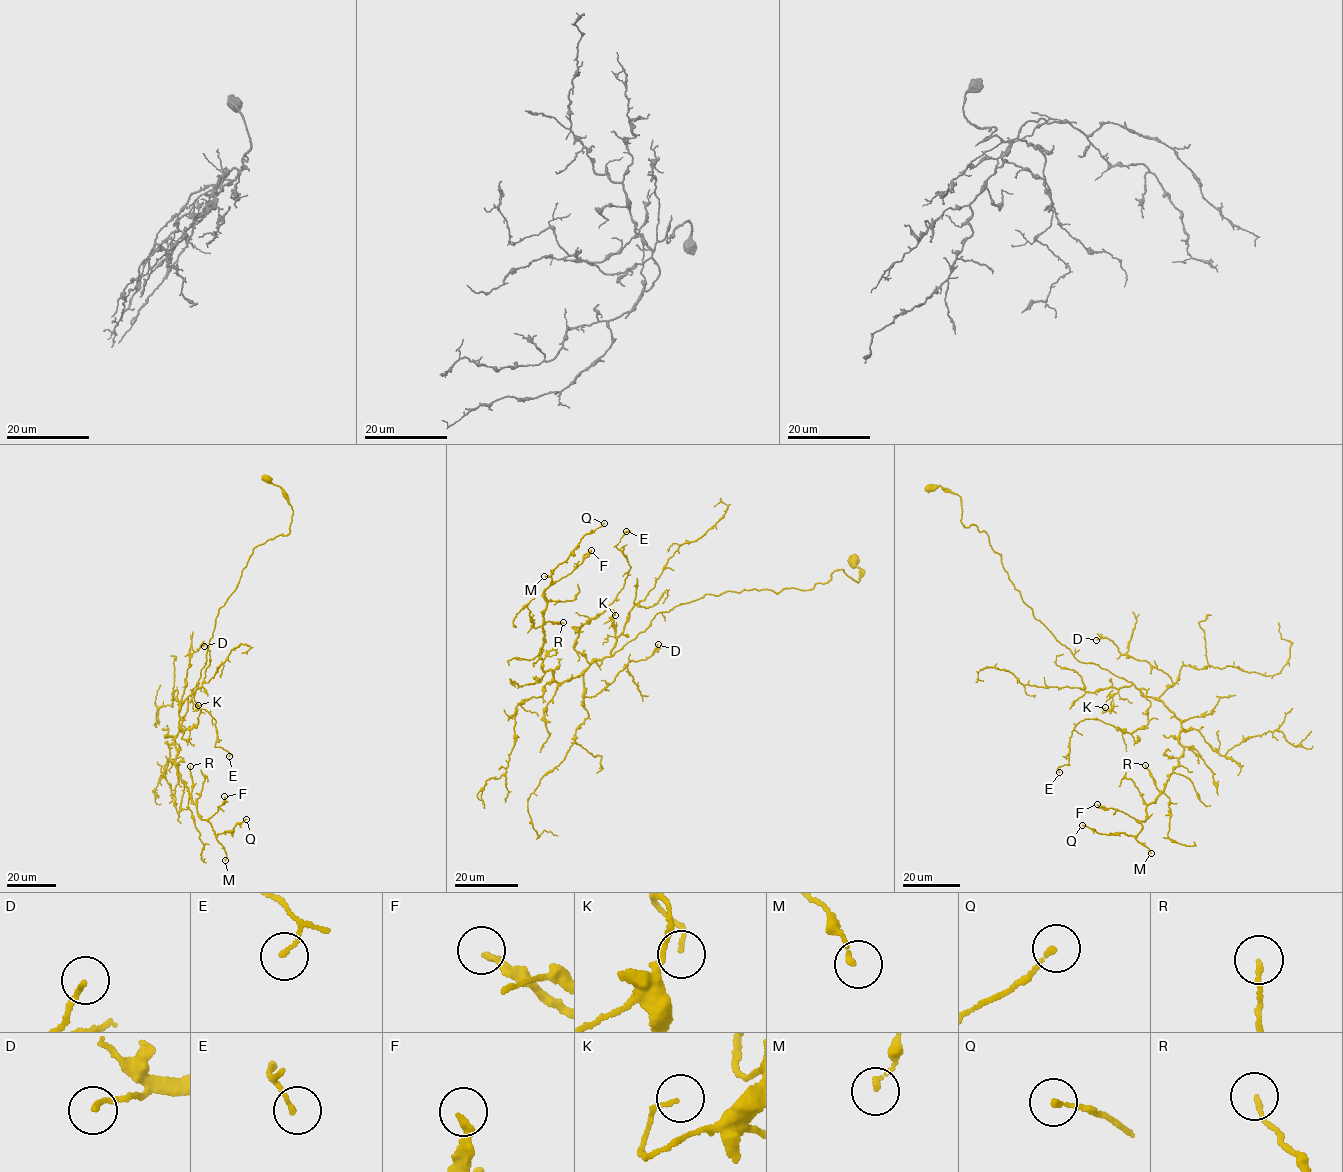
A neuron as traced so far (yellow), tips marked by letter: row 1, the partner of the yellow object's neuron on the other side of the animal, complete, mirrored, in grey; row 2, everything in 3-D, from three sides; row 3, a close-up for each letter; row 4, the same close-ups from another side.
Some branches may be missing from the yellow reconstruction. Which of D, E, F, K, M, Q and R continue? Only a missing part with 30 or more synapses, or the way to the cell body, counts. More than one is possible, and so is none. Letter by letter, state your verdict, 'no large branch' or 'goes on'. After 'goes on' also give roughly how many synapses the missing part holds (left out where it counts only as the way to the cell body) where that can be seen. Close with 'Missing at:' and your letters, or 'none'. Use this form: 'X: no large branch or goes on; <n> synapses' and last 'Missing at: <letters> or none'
D: no large branch
E: no large branch
F: no large branch
K: no large branch
M: no large branch
Q: no large branch
R: no large branch
Missing at: none

